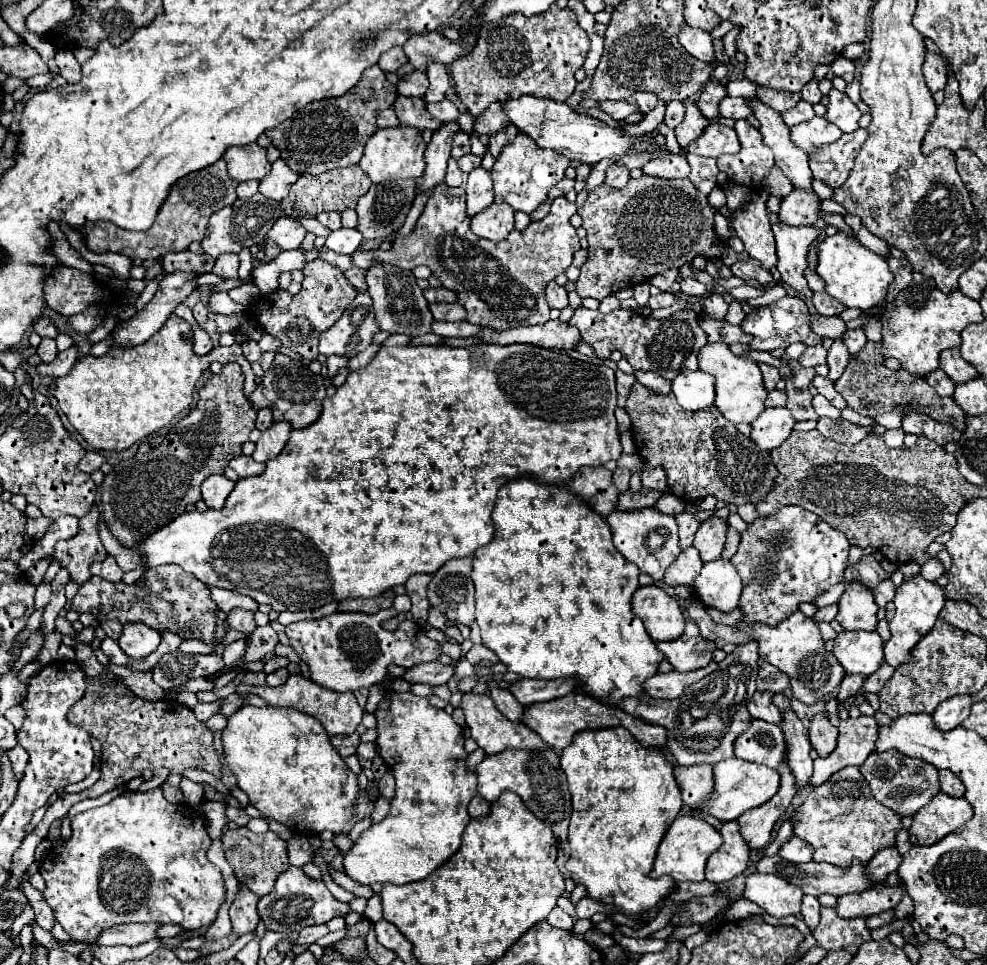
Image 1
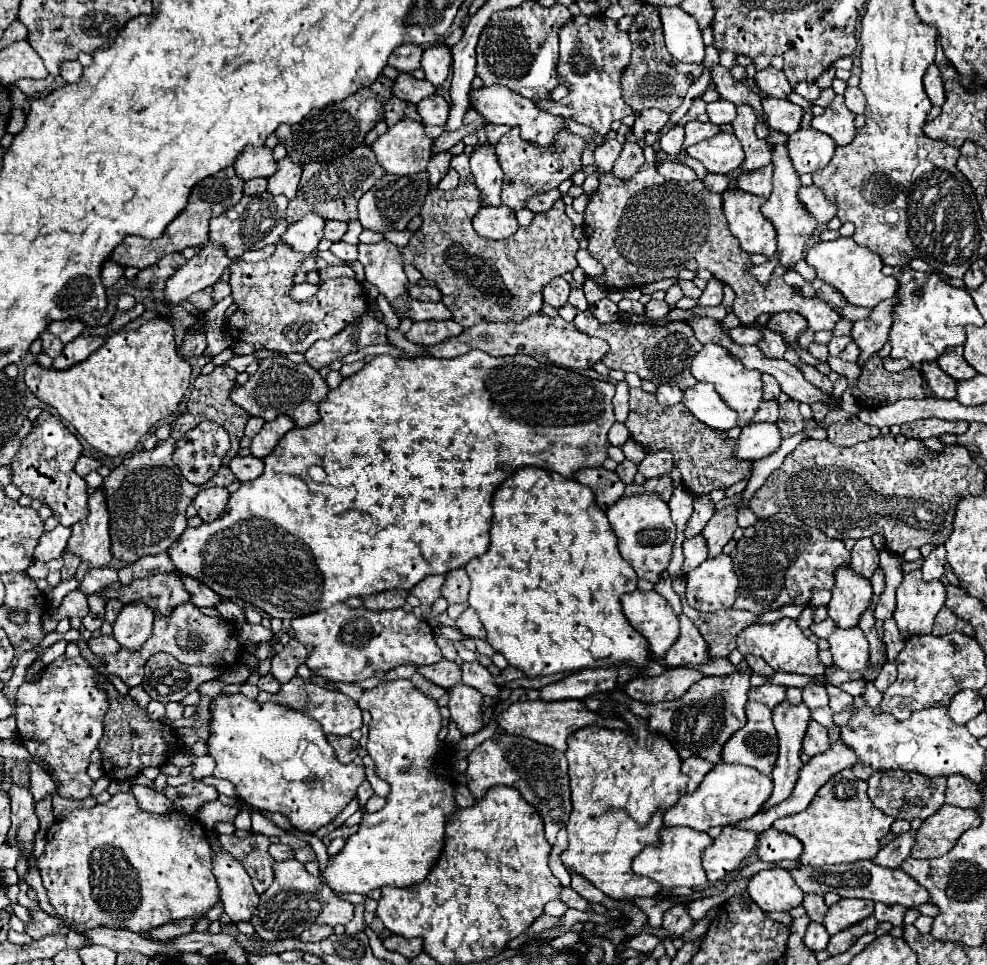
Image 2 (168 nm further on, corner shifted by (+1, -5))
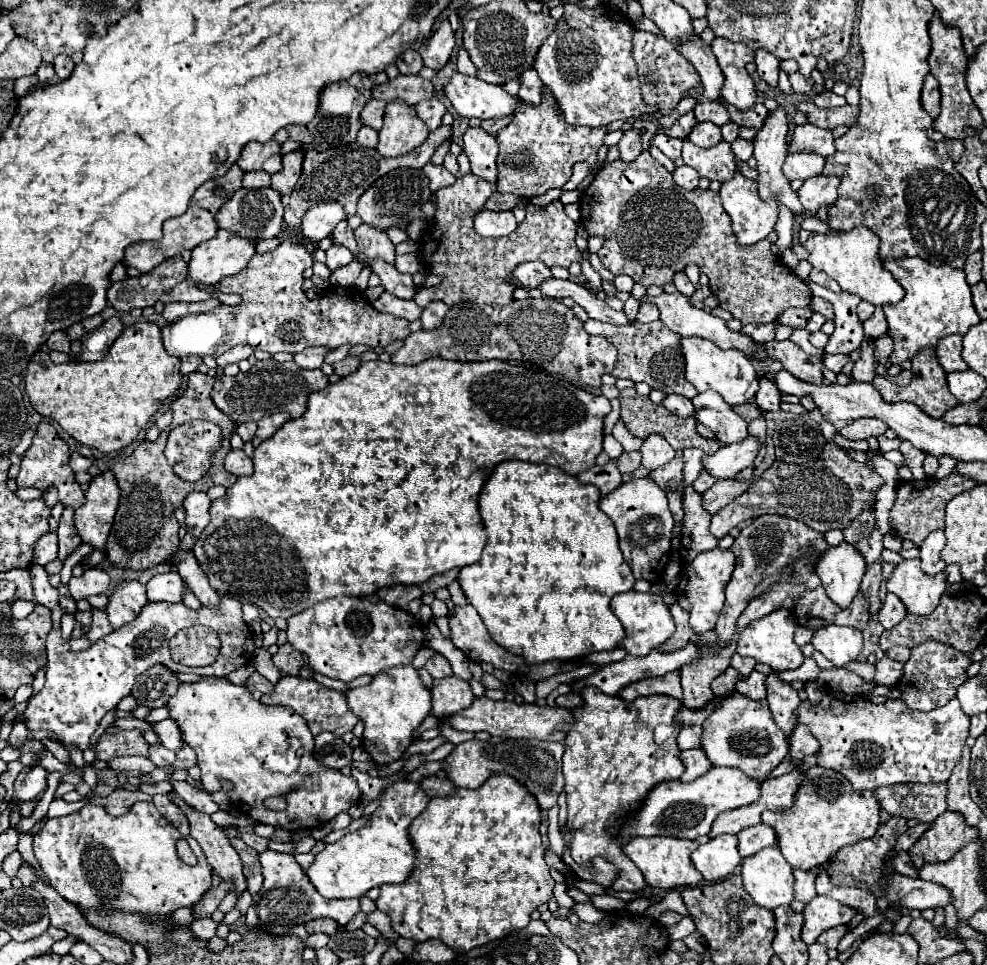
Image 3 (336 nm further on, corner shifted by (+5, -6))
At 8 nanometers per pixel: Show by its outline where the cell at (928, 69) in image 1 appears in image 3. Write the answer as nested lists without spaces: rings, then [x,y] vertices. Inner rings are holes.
[[[928,74],[924,78],[924,88],[922,88],[922,108],[936,118],[940,114],[940,90],[938,90],[938,80]]]

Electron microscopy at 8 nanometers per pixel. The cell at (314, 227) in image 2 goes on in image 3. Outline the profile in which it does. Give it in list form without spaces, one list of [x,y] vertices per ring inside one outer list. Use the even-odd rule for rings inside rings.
[[[338,202],[316,204],[302,218],[302,234],[312,242],[320,242],[324,238],[330,238],[332,228],[344,218],[346,212]]]

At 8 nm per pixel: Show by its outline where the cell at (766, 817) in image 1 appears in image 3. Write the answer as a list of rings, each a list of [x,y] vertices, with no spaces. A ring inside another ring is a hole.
[[[770,672],[766,676],[766,690],[768,690],[768,704],[774,714],[774,722],[780,730],[790,736],[792,728],[796,726],[796,708],[800,704],[798,692],[784,680],[778,678],[776,672]]]

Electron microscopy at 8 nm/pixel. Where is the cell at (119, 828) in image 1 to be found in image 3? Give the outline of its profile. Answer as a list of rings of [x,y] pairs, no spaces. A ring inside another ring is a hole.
[[[136,802],[122,816],[110,816],[98,804],[86,804],[78,812],[46,822],[42,832],[38,832],[34,838],[34,854],[42,870],[52,880],[54,890],[72,904],[76,904],[80,910],[128,910],[140,912],[142,916],[156,920],[158,916],[170,916],[178,908],[194,906],[212,886],[212,868],[210,864],[206,864],[206,856],[202,856],[202,848],[194,838],[188,838],[188,844],[198,858],[196,866],[188,866],[176,854],[176,842],[180,838],[182,834],[156,810],[152,802]]]

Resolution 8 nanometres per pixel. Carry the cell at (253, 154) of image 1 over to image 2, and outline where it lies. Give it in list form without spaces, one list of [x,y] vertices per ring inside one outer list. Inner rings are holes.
[[[246,147],[238,155],[234,169],[242,181],[258,179],[258,177],[264,177],[264,179],[272,177],[276,171],[276,161],[272,157],[272,149],[268,149],[268,147]]]

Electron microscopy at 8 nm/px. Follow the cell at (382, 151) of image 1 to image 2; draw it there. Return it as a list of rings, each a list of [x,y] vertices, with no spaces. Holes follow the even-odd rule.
[[[412,119],[398,121],[370,147],[382,169],[392,175],[414,175],[426,171],[432,157],[432,139],[426,137],[424,125]]]

